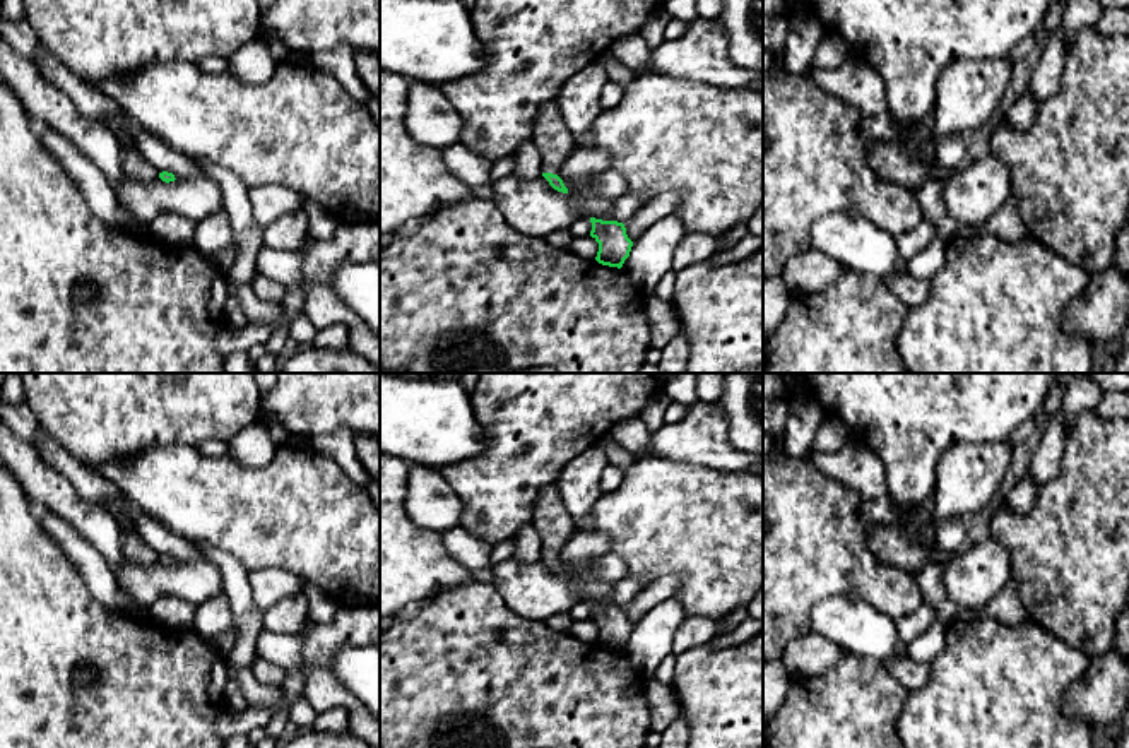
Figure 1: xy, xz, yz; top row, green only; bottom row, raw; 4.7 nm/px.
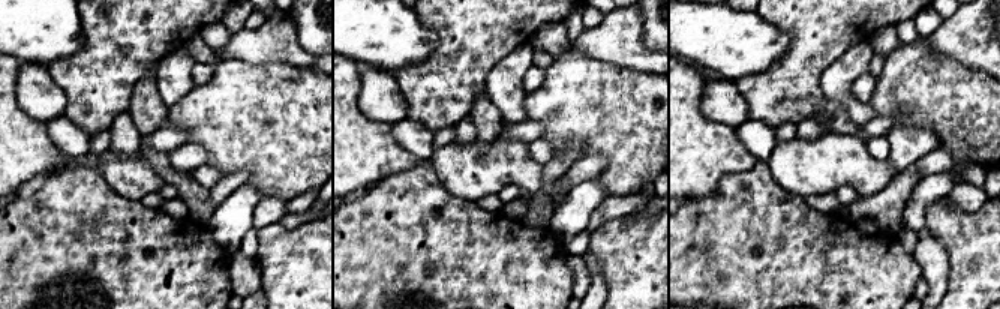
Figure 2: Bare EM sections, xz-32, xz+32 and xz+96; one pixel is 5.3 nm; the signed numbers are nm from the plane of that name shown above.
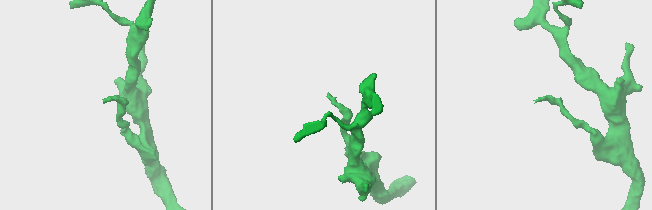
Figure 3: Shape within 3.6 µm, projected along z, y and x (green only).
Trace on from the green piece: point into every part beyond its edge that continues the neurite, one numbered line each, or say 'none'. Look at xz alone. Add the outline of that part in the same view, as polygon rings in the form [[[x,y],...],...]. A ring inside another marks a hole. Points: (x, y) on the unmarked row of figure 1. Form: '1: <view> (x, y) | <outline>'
1: xz (553, 522) | [[[556,483],[541,491],[532,525],[541,536],[542,556],[553,558],[558,558],[559,549],[576,532],[576,524],[564,508]]]

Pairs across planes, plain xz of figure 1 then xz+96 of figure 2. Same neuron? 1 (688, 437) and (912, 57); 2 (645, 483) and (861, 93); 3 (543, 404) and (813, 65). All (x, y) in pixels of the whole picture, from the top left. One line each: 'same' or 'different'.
1: different
2: different
3: same

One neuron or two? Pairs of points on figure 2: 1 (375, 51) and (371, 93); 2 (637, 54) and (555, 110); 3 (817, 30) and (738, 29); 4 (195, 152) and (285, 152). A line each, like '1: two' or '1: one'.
1: two
2: two
3: two
4: two

